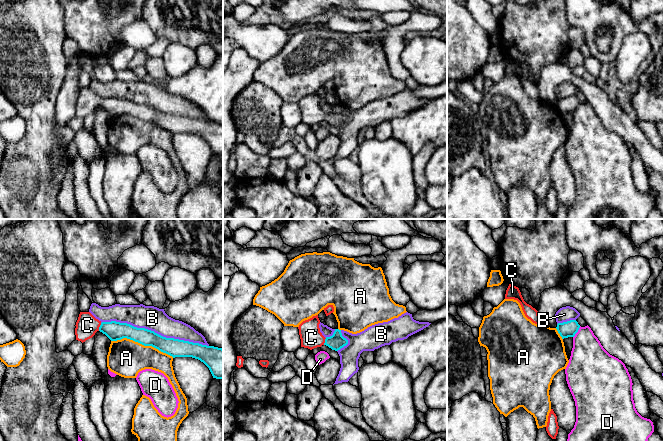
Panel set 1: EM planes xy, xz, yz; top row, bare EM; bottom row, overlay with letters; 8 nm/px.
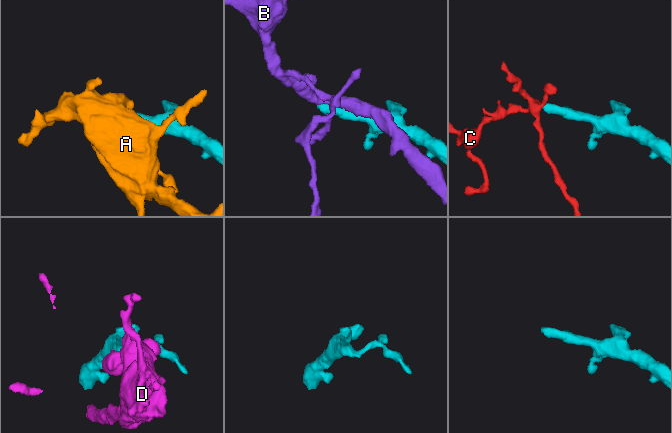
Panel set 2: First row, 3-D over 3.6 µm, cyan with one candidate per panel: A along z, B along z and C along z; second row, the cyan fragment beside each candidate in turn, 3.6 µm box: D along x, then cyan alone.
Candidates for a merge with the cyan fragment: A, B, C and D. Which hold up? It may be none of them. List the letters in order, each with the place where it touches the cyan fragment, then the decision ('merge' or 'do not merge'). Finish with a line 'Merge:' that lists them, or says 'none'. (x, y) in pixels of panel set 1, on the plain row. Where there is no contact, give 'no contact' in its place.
A: meets cyan in xy at (142, 120); do not merge
B: meets cyan in xy at (154, 108); do not merge
C: meets cyan in xy at (99, 103); merge
D: meets cyan in yz at (577, 107); do not merge
Merge: C

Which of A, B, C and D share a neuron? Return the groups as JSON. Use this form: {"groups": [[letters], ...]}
{"groups": [["A"], ["B"], ["C"], ["D"]]}

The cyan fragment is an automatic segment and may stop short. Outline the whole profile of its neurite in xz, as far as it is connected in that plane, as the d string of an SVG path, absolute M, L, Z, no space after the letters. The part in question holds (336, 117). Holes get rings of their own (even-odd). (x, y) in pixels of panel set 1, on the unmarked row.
M316 91L299 101L301 123L312 126L326 121L332 126L338 127L348 120L348 116L342 112L339 105L335 105L332 112L325 114L320 108L319 100L320 96L318 91Z

